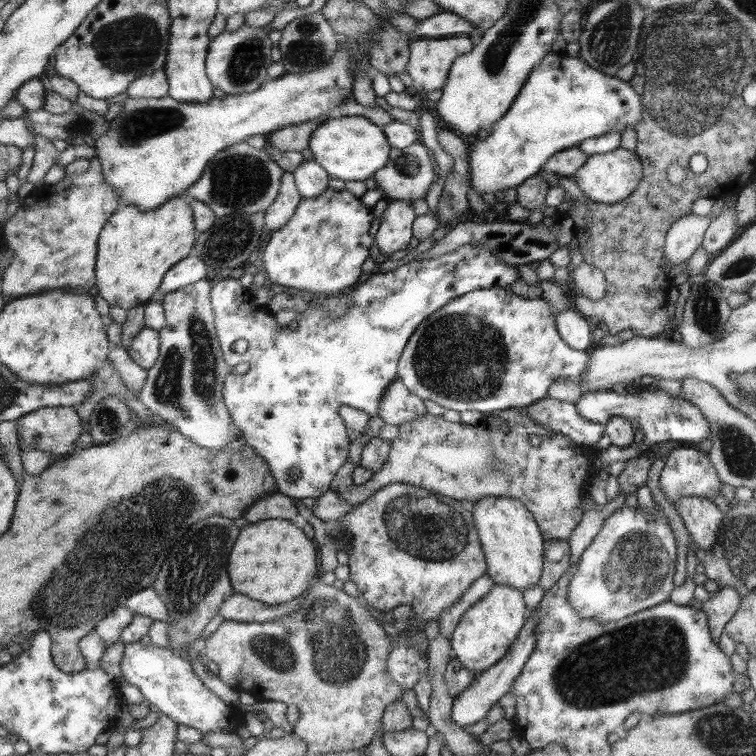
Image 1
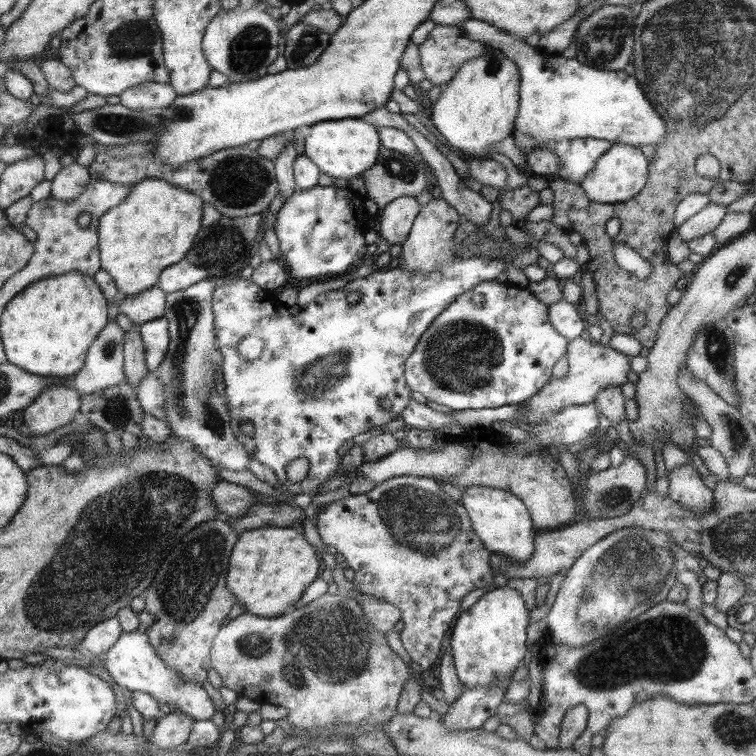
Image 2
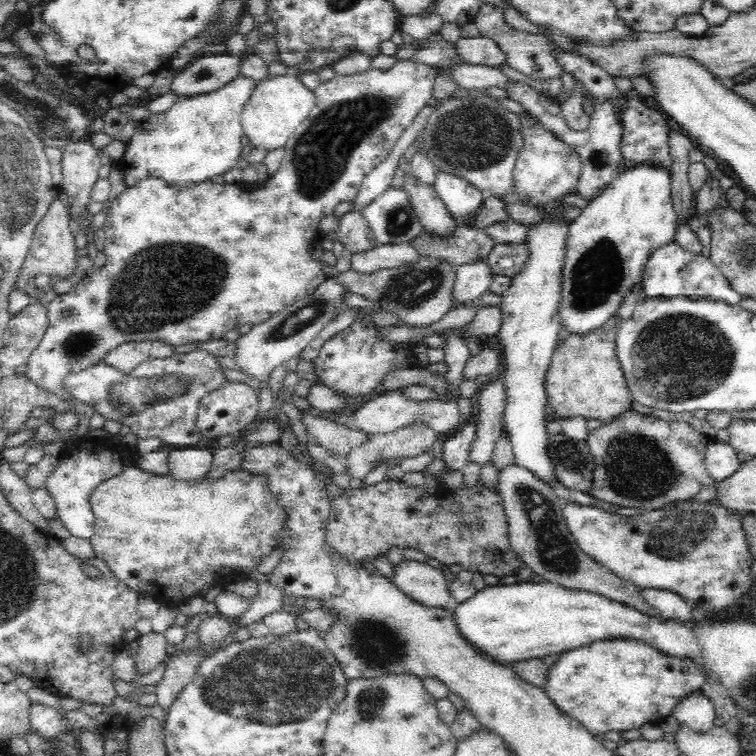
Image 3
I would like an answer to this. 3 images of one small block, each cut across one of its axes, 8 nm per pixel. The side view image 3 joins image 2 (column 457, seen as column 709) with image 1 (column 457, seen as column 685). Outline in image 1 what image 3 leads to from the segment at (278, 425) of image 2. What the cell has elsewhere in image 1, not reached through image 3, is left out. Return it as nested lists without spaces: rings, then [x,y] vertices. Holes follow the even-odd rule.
[[[468,244],[434,258],[422,261],[415,258],[393,271],[374,271],[362,284],[358,284],[358,288],[350,288],[345,293],[353,301],[353,306],[342,317],[330,317],[321,306],[323,298],[314,298],[309,308],[298,314],[298,329],[291,331],[277,324],[275,316],[267,312],[267,304],[255,306],[251,291],[242,284],[242,280],[227,274],[220,276],[215,282],[212,298],[217,313],[215,324],[226,365],[230,368],[243,362],[250,365],[246,374],[230,373],[226,376],[225,405],[246,445],[258,452],[269,464],[276,479],[277,490],[300,500],[318,499],[324,495],[336,472],[348,460],[348,450],[344,450],[346,426],[342,424],[338,408],[344,404],[363,410],[370,418],[378,415],[378,407],[382,404],[386,389],[397,379],[402,353],[413,333],[426,319],[466,293],[482,288],[506,288],[518,278],[518,266],[504,263],[488,247]],[[237,339],[248,342],[248,349],[243,354],[232,350]],[[294,468],[300,470],[300,474],[296,476],[296,484],[288,486],[288,472]]]

